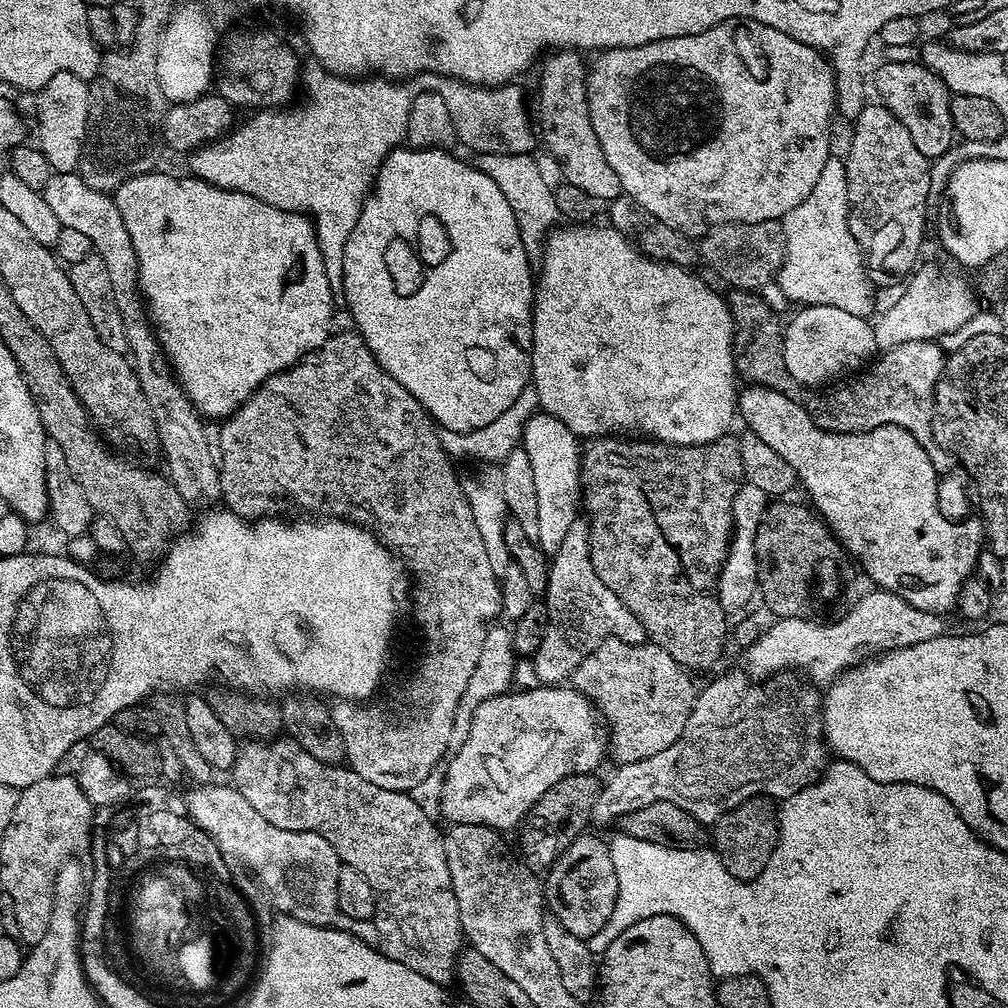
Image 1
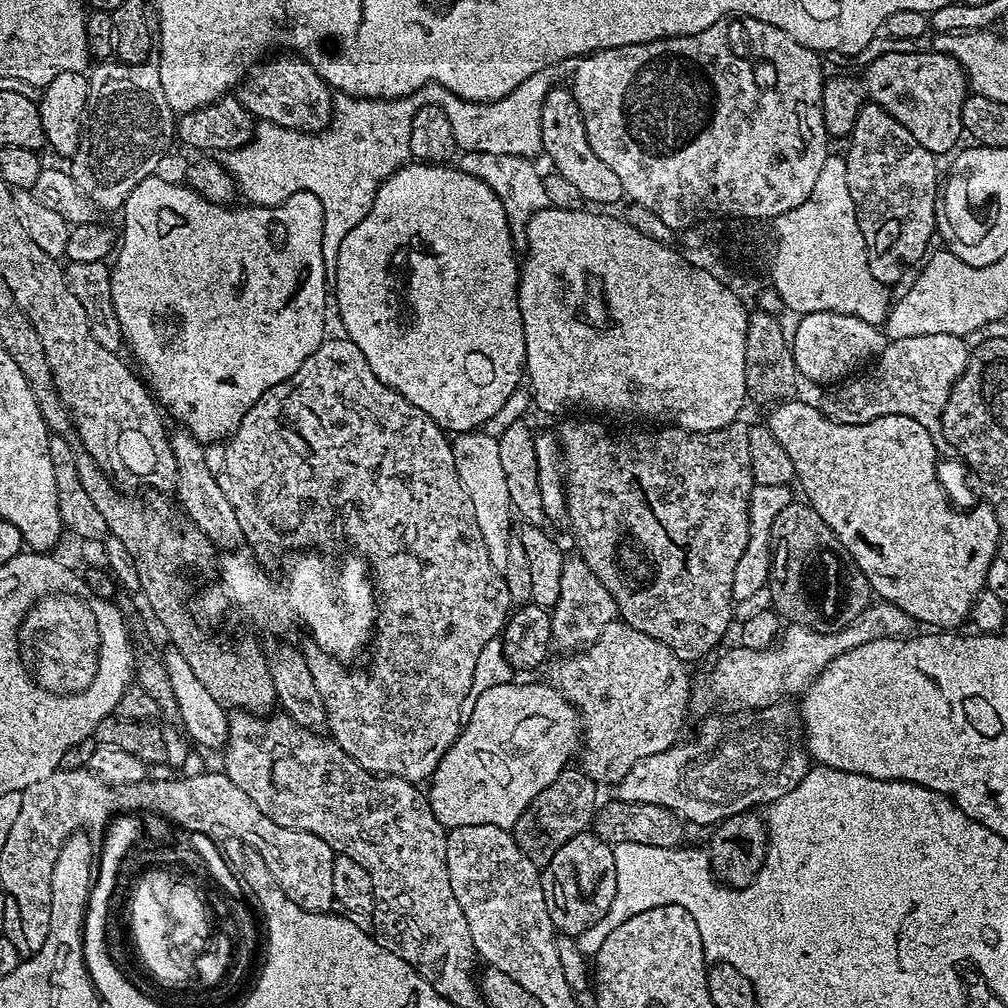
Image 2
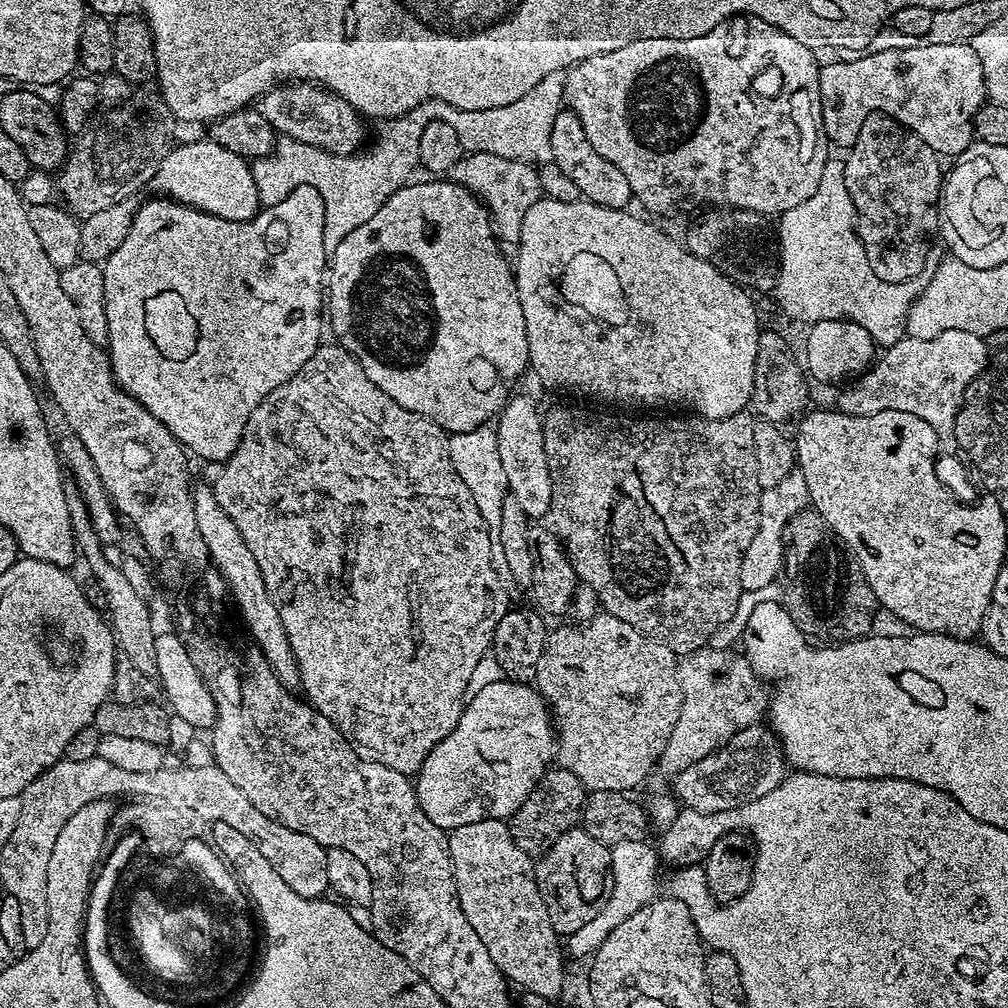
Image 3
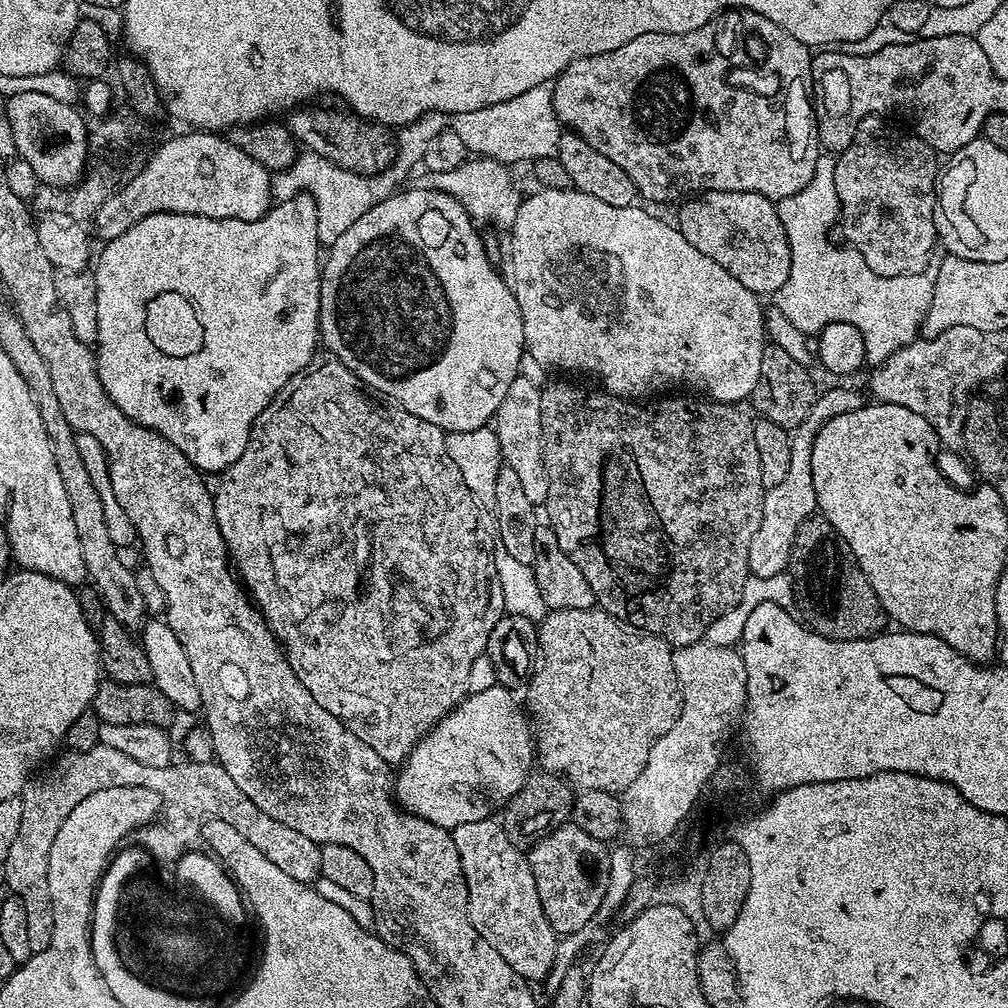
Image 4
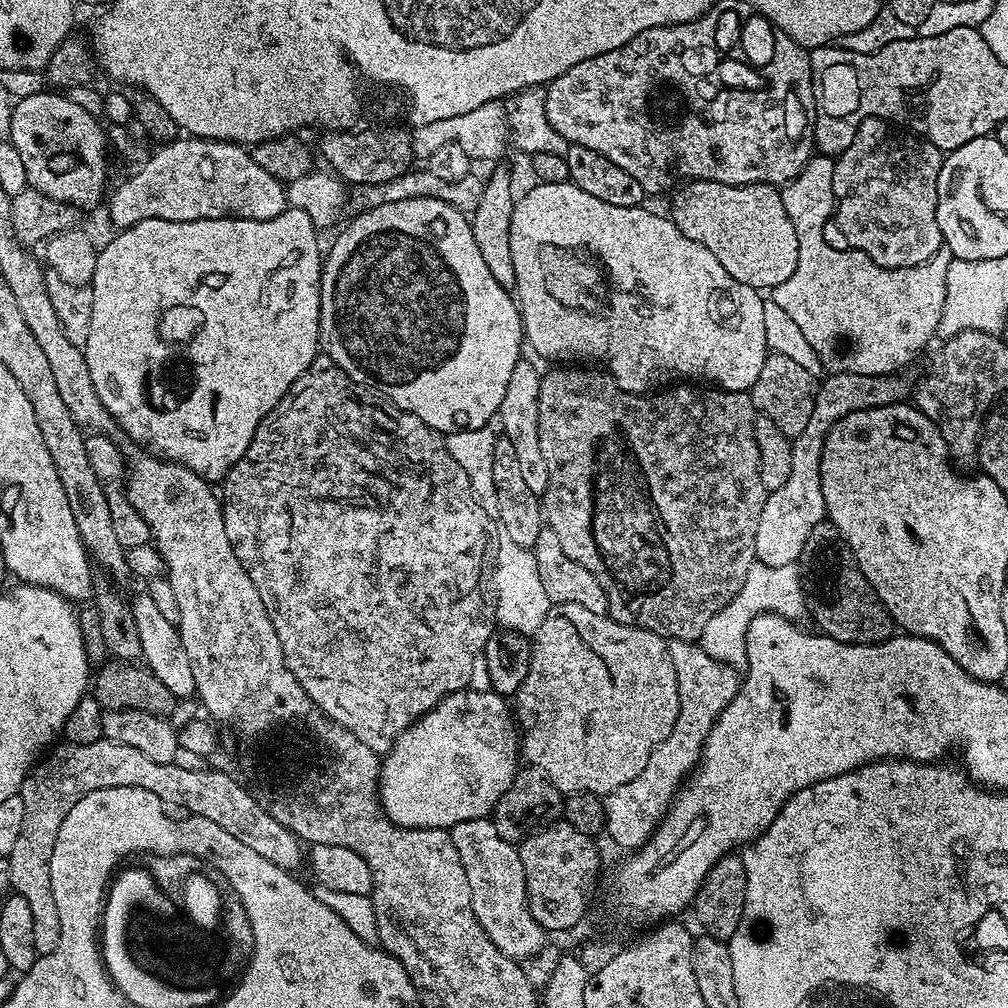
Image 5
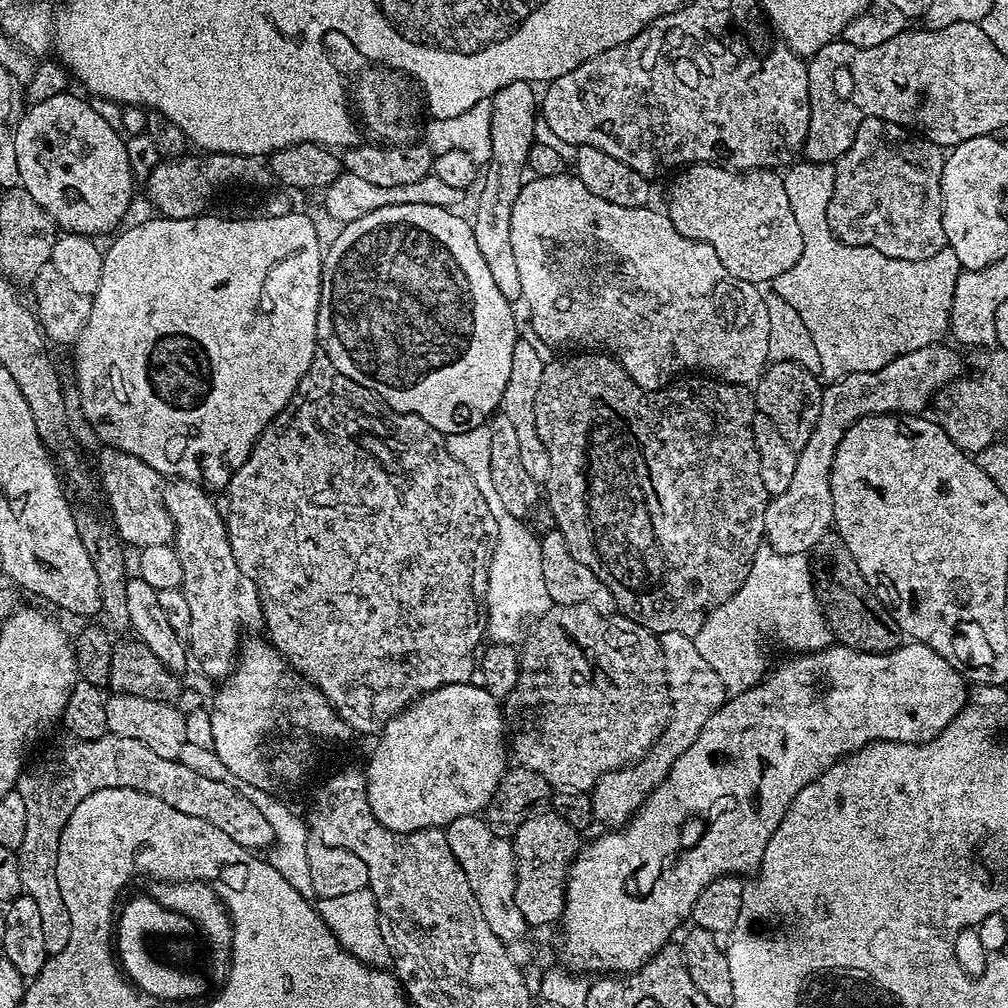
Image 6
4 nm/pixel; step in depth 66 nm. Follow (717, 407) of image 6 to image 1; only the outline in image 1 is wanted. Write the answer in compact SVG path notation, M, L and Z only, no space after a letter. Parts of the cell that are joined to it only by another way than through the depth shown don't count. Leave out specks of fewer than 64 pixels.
M615 435L598 436L589 439L583 445L580 457L580 486L582 489L582 508L588 522L588 558L590 572L597 580L601 580L606 590L614 590L618 598L642 622L647 639L666 650L674 662L686 669L712 668L720 660L724 652L724 639L729 639L730 624L726 619L724 607L716 597L716 578L720 574L720 565L728 559L728 546L732 539L732 503L736 491L745 483L742 454L739 439L731 435L718 438L709 444L698 446L678 446L677 444L661 444L659 440L647 438L617 438Z

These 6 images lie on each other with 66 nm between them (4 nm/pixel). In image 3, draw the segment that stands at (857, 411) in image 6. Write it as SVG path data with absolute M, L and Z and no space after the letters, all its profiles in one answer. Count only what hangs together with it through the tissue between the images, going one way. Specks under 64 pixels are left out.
M798 470L786 474L786 478L782 478L782 482L778 482L778 486L761 491L758 530L754 533L754 538L750 538L750 546L746 546L746 554L742 558L740 587L745 593L760 592L763 588L770 587L779 576L782 576L786 547L784 531L790 518L794 518L808 507L806 478L802 478L802 474Z

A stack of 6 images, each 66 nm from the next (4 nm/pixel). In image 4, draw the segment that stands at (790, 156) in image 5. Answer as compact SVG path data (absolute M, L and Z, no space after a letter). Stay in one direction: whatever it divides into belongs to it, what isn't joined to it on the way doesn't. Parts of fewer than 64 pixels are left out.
M642 34L642 38L634 38L634 42L626 42L626 46L618 46L618 50L578 58L570 66L566 66L566 70L562 70L556 77L552 84L552 101L556 117L559 118L561 125L565 129L577 132L582 139L590 142L590 146L594 146L594 150L598 150L598 154L606 154L606 158L610 158L610 162L622 166L622 170L626 170L626 174L630 174L637 193L643 199L645 196L646 199L653 200L656 204L664 204L667 200L677 199L676 201L679 201L681 198L688 198L701 192L753 192L762 194L773 202L779 202L782 198L790 198L790 194L798 194L798 190L802 190L806 186L806 182L810 182L810 178L814 178L814 166L822 155L822 145L820 135L816 133L814 115L812 57L813 53L810 51L809 45L798 42L798 38L791 36L790 39L784 40L784 52L780 52L780 62L776 64L776 68L780 70L780 82L782 82L778 98L776 98L778 100L776 110L782 110L780 124L754 128L754 130L750 130L752 134L748 134L748 140L742 140L742 136L730 136L730 134L706 134L708 130L704 130L700 124L700 62L690 60L688 38L684 42L684 40L672 38L672 34Z

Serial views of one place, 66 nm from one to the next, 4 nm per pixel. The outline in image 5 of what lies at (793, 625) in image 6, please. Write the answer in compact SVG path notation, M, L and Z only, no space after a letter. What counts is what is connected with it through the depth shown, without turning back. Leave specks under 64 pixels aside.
M759 562L753 564L742 590L738 590L736 597L706 622L706 630L702 630L698 641L700 647L710 654L710 658L737 670L743 669L748 662L744 635L752 619L761 612L777 612L793 622L800 622L806 616L806 589L801 573L795 567L771 568Z

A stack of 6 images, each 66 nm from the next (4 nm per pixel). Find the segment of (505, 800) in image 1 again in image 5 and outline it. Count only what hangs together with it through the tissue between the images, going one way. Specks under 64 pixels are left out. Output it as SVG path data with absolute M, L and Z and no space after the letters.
M465 690L463 692L449 692L447 698L438 702L435 708L431 708L425 716L418 717L410 727L397 740L392 741L390 751L383 753L380 766L380 805L384 808L384 813L403 828L443 828L450 830L458 822L470 822L471 820L485 819L496 808L498 798L510 790L518 771L518 725L510 715L510 704L505 697L497 692L474 692Z

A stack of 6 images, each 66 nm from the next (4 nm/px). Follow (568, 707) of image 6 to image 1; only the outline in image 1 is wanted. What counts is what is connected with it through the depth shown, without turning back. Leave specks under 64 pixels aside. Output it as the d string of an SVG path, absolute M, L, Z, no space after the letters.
M611 639L602 641L572 671L570 684L591 700L596 711L600 713L603 723L610 729L611 759L613 756L615 763L621 765L642 762L642 758L654 758L654 754L662 754L666 746L670 746L680 737L698 695L697 685L692 685L688 676L691 676L689 669L674 662L674 658L666 654L666 650L654 643L631 644Z

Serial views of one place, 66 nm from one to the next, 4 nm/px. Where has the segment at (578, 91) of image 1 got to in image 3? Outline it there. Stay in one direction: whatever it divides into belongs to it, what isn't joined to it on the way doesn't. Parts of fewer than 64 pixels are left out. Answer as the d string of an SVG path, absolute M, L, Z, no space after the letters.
M561 110L557 113L554 124L550 126L550 150L551 163L556 164L558 170L562 170L562 174L566 174L570 182L574 182L574 186L578 186L583 199L607 208L627 209L628 203L633 203L630 182L626 182L626 176L622 174L622 170L618 170L618 166L614 166L614 162L606 162L606 158L602 158L602 154L598 154L598 150L590 146L582 130L582 122L578 122L573 112Z

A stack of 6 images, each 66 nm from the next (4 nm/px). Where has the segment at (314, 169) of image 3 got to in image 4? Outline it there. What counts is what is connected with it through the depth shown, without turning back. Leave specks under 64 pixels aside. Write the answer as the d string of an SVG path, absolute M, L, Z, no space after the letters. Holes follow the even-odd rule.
M539 84L518 98L486 106L482 110L470 110L455 117L455 131L464 137L469 153L485 160L499 160L500 163L515 166L519 160L531 162L543 156L554 156L562 125L556 117L552 101L552 84ZM425 112L414 122L403 125L394 136L396 158L392 161L392 167L373 176L359 176L357 172L340 168L318 154L305 151L297 155L291 166L271 177L273 201L289 200L301 194L312 196L318 210L318 238L321 245L330 246L338 242L338 238L342 238L342 234L346 234L346 230L350 230L350 226L354 226L354 222L358 222L366 210L390 198L405 183L403 180L407 178L408 171L423 161L426 146L430 146L430 141L438 138L438 134L445 132L451 120L454 120L454 116L450 112Z

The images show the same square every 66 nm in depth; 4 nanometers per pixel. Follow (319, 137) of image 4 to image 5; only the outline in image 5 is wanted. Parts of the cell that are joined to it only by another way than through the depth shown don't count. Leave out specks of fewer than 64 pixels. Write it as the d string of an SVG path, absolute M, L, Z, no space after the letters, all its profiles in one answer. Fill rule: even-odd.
M368 126L363 130L328 130L320 140L320 152L324 155L325 162L329 164L327 167L343 180L345 185L390 182L390 178L398 178L413 167L414 153L407 131L395 132L392 129L395 127L380 126L375 132L372 128L375 127ZM364 130L365 132L360 132Z

